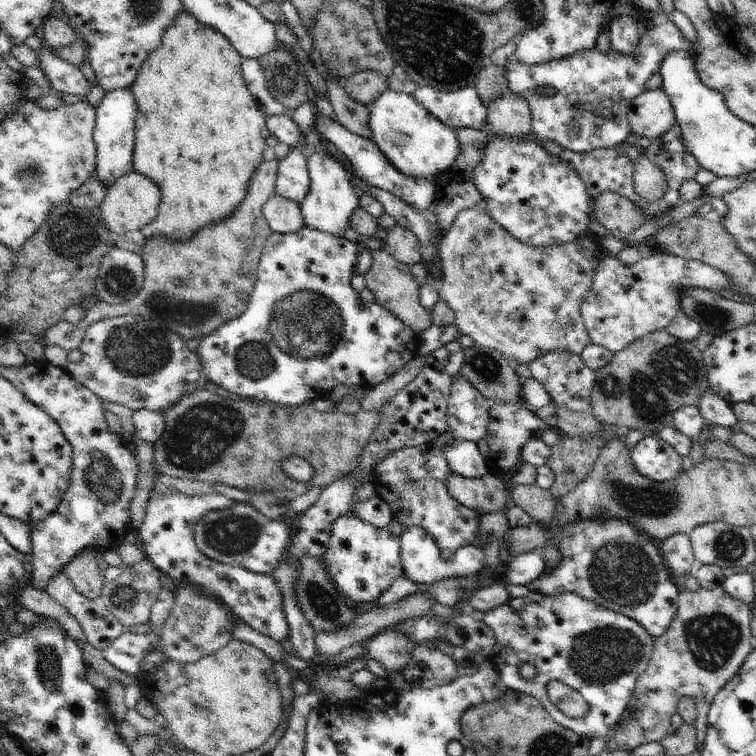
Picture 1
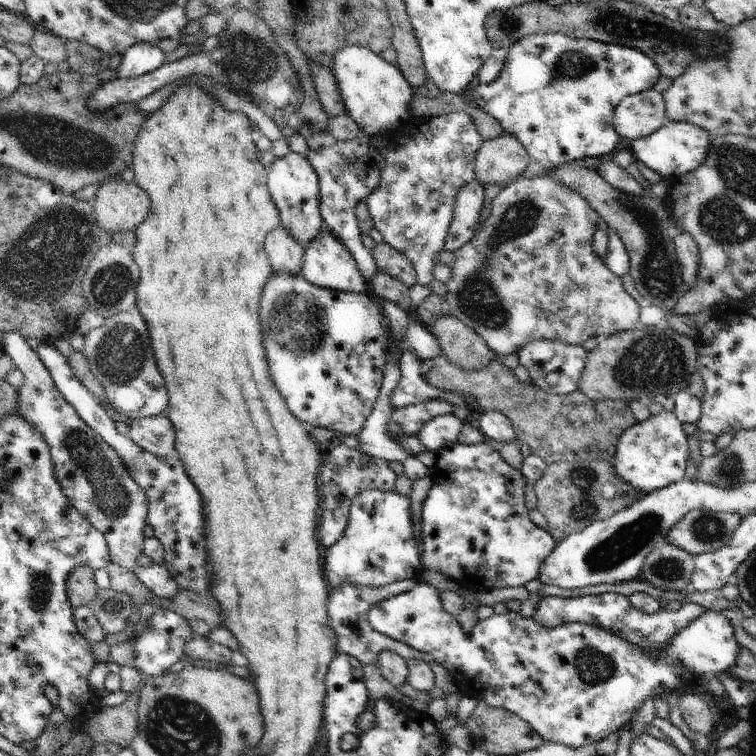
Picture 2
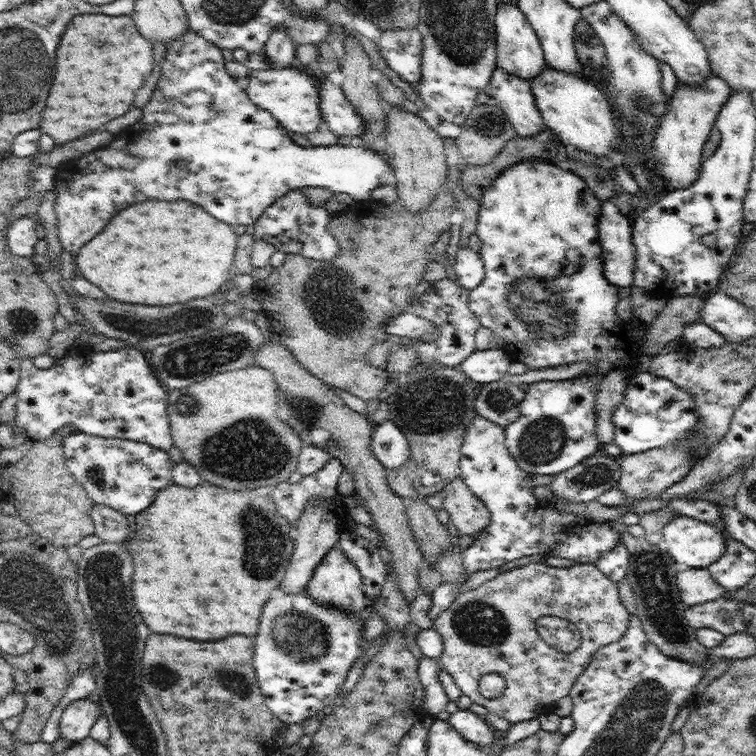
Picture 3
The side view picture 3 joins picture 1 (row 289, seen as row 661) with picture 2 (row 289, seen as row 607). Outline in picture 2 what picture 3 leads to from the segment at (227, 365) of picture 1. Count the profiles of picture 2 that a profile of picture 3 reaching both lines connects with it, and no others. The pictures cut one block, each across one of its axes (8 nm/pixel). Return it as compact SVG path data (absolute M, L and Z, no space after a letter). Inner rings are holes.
M274 272L262 294L260 326L264 330L264 348L272 380L294 418L307 426L321 426L341 436L356 436L370 416L382 388L392 332L383 308L372 302L368 291L338 292L314 286L302 274Z

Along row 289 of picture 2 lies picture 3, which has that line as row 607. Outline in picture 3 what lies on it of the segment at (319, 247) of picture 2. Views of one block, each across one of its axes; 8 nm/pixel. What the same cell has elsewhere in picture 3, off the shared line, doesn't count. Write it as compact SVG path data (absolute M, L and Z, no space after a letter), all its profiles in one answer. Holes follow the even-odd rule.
M338 544L330 549L326 557L318 564L315 574L307 585L307 596L320 606L330 606L336 610L353 612L360 617L370 609L369 600L363 592L362 578L357 569L347 560Z

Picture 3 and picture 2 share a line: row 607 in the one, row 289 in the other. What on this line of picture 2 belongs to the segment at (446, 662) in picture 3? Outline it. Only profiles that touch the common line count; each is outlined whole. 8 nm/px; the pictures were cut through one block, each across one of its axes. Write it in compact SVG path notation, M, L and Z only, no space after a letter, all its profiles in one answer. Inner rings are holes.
M546 172L540 176L534 175L532 178L520 177L510 182L493 198L491 204L492 211L490 216L483 222L483 225L479 224L477 231L472 236L472 240L468 240L460 250L454 252L456 258L450 266L452 277L446 282L448 291L443 297L443 301L449 306L449 315L458 318L462 324L466 324L468 328L472 328L474 332L484 338L490 350L497 354L497 358L516 354L526 344L530 344L535 340L554 340L554 342L558 340L558 342L564 342L564 344L583 346L584 342L589 338L605 339L618 334L620 331L634 330L639 326L638 321L642 305L639 305L628 294L622 284L622 278L614 274L594 250L593 236L601 223L601 217L590 206L590 203L586 202L585 198L582 198L580 194L568 188L568 186L564 186L562 182L554 180Z

